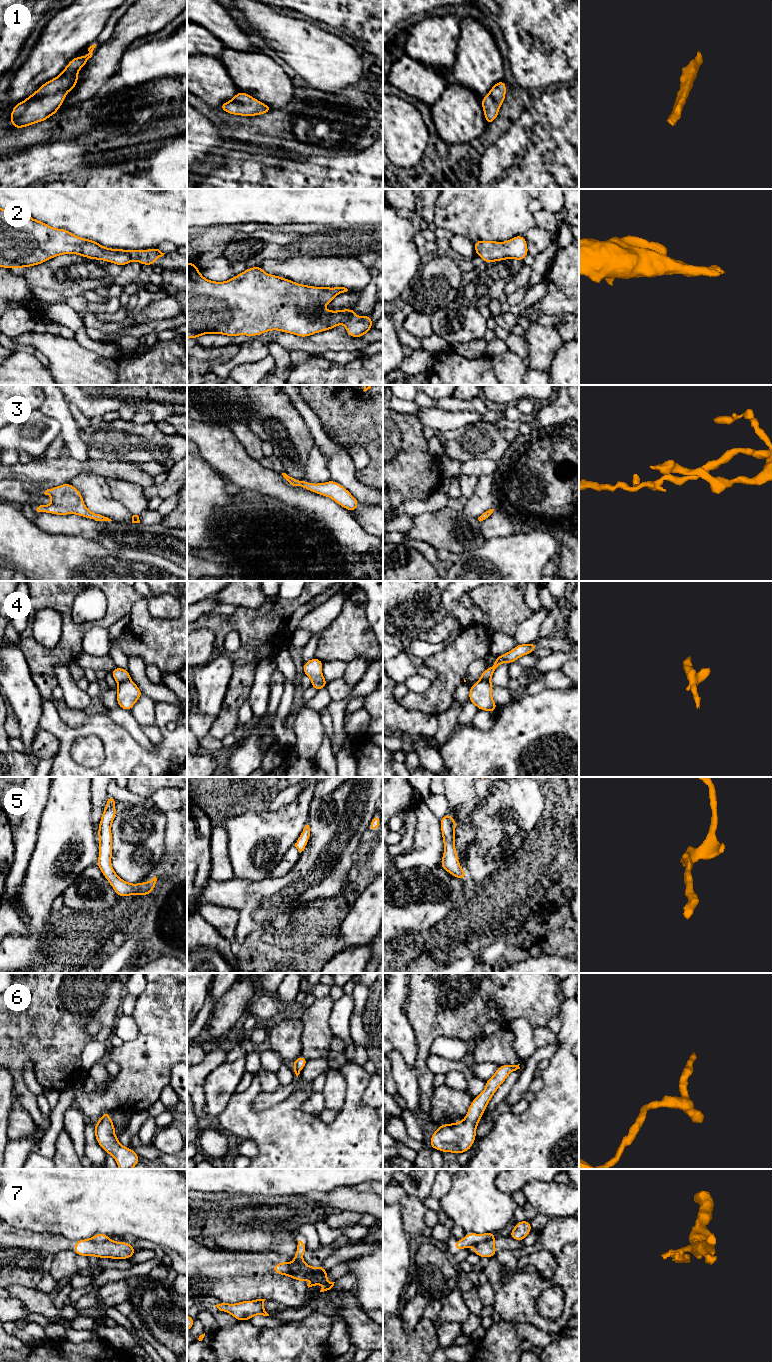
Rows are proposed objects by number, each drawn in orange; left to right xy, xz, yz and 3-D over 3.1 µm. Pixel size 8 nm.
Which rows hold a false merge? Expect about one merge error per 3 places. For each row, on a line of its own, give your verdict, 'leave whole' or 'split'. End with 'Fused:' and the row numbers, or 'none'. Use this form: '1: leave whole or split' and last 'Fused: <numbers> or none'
1: leave whole
2: leave whole
3: leave whole
4: split
5: leave whole
6: leave whole
7: split
Fused: 4, 7

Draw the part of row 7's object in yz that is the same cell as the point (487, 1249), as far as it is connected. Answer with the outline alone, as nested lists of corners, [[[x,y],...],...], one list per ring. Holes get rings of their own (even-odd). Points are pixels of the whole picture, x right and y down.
[[[494,1239],[486,1240],[480,1243],[475,1243],[473,1244],[473,1247],[474,1247],[473,1253],[478,1255],[480,1258],[486,1257],[490,1259],[497,1253]]]

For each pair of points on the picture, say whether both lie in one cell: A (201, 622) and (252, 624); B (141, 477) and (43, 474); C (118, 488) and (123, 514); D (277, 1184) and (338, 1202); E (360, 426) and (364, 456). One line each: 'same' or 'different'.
A: same
B: same
C: different
D: different
E: different

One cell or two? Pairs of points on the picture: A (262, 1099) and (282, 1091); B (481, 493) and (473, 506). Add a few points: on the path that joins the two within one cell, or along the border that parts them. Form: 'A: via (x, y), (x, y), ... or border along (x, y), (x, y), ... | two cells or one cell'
A: via (267, 1099), (277, 1096) | one cell
B: via (481, 496), (476, 503) | one cell

